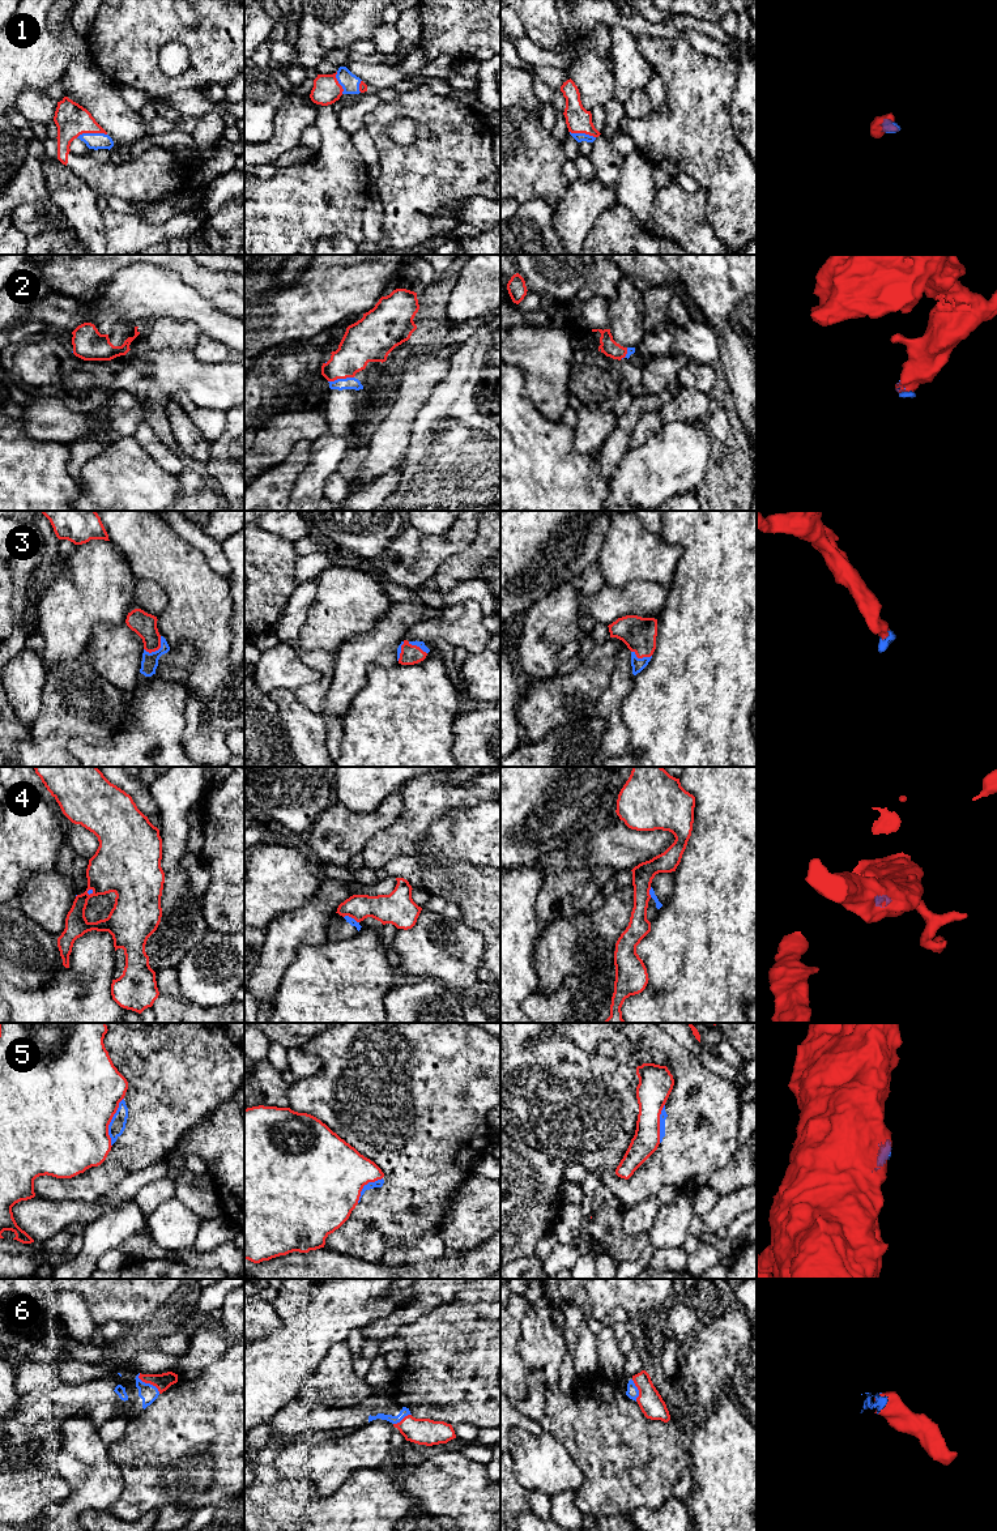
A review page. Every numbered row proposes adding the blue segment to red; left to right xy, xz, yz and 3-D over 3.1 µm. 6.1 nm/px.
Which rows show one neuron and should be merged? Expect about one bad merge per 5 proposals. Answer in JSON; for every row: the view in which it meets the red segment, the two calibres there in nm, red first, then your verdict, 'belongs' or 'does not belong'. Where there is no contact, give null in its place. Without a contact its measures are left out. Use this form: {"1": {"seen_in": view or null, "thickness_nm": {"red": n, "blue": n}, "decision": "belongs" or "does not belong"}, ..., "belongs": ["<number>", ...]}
{"1": {"seen_in": "xy", "thickness_nm": {"red": 200, "blue": 100}, "decision": "belongs"}, "2": {"seen_in": "xz", "thickness_nm": {"red": 240, "blue": 80}, "decision": "belongs"}, "3": {"seen_in": "xy", "thickness_nm": {"red": 150, "blue": 100}, "decision": "belongs"}, "4": {"seen_in": "xz", "thickness_nm": {"red": 180, "blue": 50}, "decision": "does not belong"}, "5": {"seen_in": "xy", "thickness_nm": {"red": 500, "blue": 100}, "decision": "does not belong"}, "6": {"seen_in": "xy", "thickness_nm": {"red": 100, "blue": 110}, "decision": "belongs"}, "belongs": ["1", "2", "3", "6"]}

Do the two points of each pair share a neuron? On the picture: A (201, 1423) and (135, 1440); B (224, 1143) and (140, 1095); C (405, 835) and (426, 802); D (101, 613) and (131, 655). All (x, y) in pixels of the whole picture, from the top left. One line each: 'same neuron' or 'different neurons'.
A: same neuron
B: different neurons
C: same neuron
D: different neurons

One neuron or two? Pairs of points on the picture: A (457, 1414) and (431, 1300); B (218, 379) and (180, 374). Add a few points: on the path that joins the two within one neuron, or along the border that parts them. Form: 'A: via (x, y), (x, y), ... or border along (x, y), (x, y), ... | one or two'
A: border along (456, 1292), (451, 1301), (443, 1303), (407, 1322) | two
B: via (209, 379), (197, 379), (190, 375) | one

